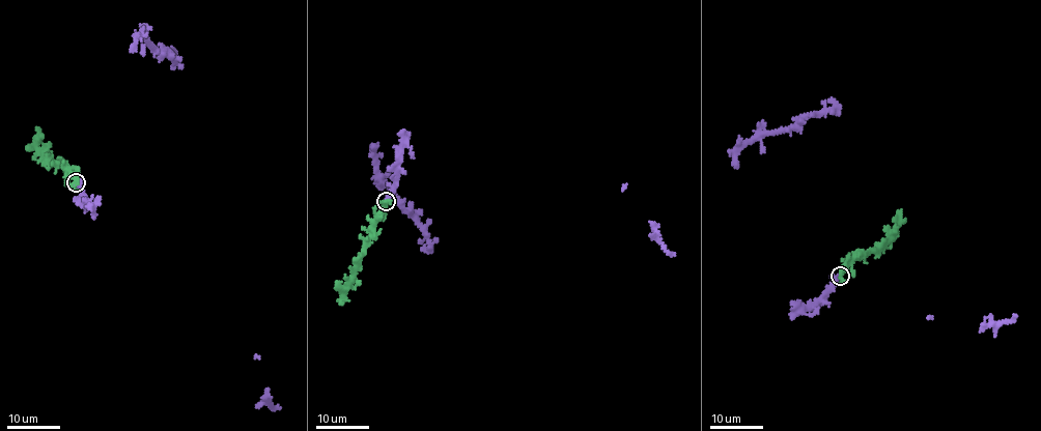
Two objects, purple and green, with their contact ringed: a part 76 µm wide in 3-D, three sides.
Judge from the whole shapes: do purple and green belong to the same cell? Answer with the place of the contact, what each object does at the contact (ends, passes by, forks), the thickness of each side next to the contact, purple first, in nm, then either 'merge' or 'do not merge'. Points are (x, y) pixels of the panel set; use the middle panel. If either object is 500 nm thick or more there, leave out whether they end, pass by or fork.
(386, 201) | purple ends | green forks | 380/280 nm | merge

